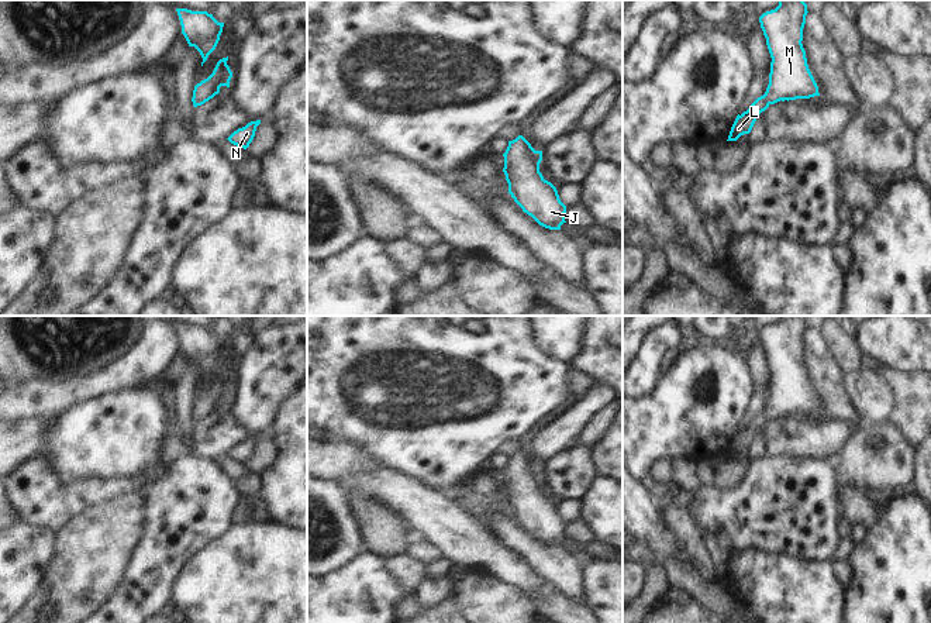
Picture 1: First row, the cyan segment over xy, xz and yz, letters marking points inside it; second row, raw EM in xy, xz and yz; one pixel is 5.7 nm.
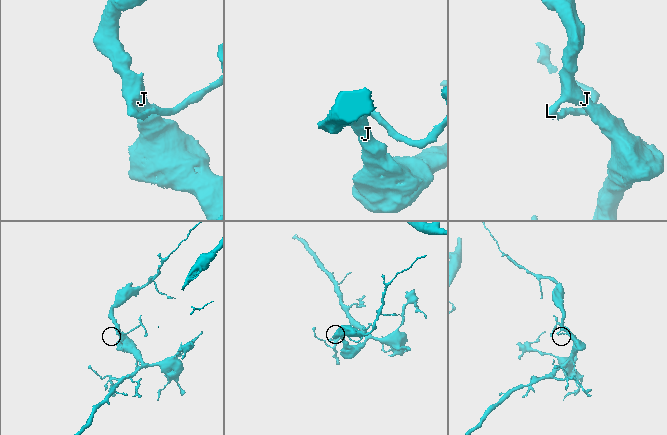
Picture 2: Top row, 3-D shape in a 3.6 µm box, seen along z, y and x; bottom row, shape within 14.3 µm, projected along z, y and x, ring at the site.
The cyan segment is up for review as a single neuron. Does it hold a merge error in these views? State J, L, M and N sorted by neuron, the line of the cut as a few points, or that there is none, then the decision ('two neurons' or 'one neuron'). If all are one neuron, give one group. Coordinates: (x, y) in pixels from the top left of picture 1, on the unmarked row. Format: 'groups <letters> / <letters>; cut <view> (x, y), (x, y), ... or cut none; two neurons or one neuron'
groups J L M N; cut none; one neuron

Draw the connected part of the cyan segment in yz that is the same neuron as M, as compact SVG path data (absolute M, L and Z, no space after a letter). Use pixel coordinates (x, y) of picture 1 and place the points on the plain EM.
M779 316L775 326L759 333L772 374L769 400L763 412L737 431L727 457L737 457L749 450L758 431L770 420L820 412L801 359L807 328L803 316Z

